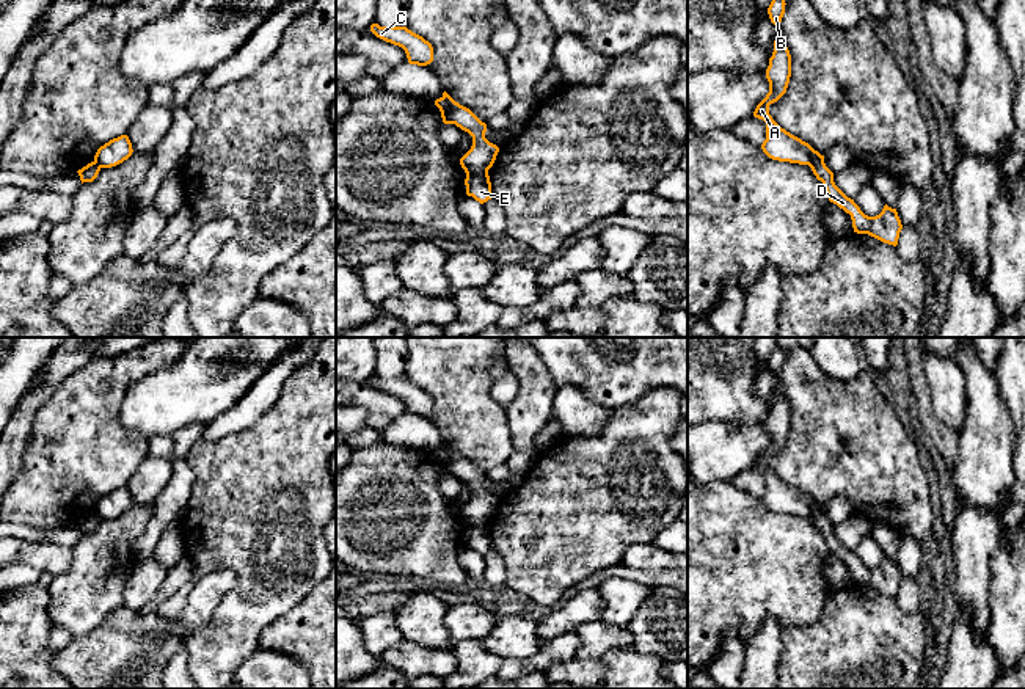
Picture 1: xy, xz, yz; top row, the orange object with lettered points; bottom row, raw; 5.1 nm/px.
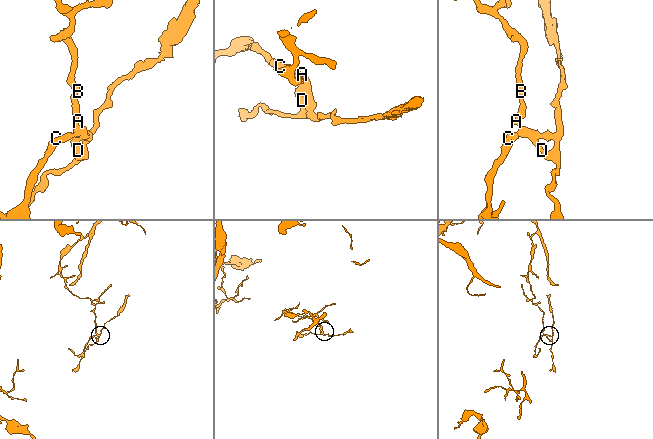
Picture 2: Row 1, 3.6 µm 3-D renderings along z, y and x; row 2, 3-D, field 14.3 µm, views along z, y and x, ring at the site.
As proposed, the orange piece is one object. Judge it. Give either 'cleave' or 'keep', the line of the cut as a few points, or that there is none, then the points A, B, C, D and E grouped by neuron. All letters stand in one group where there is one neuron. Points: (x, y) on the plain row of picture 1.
cleave | xz (443, 448), (452, 474) | A B C / D E

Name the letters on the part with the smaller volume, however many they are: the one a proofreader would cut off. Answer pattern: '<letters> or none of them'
D, E

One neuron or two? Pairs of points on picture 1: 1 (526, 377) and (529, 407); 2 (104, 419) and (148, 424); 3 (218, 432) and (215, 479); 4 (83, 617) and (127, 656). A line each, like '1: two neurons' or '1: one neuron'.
1: one neuron
2: two neurons
3: two neurons
4: two neurons

